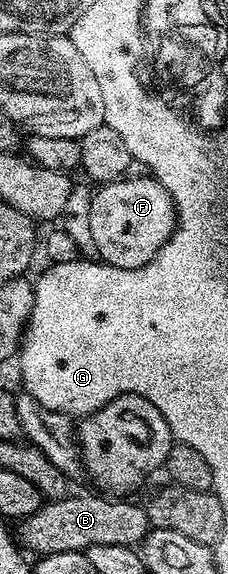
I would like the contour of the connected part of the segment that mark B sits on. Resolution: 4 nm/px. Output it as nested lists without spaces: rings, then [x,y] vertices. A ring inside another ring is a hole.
[[[69,494],[66,499],[45,502],[30,517],[19,520],[19,542],[25,552],[43,557],[67,551],[87,552],[94,545],[126,545],[136,547],[148,536],[148,512],[136,503],[123,503],[120,497]],[[108,498],[108,499],[103,499]],[[24,542],[24,543],[23,543]]]

